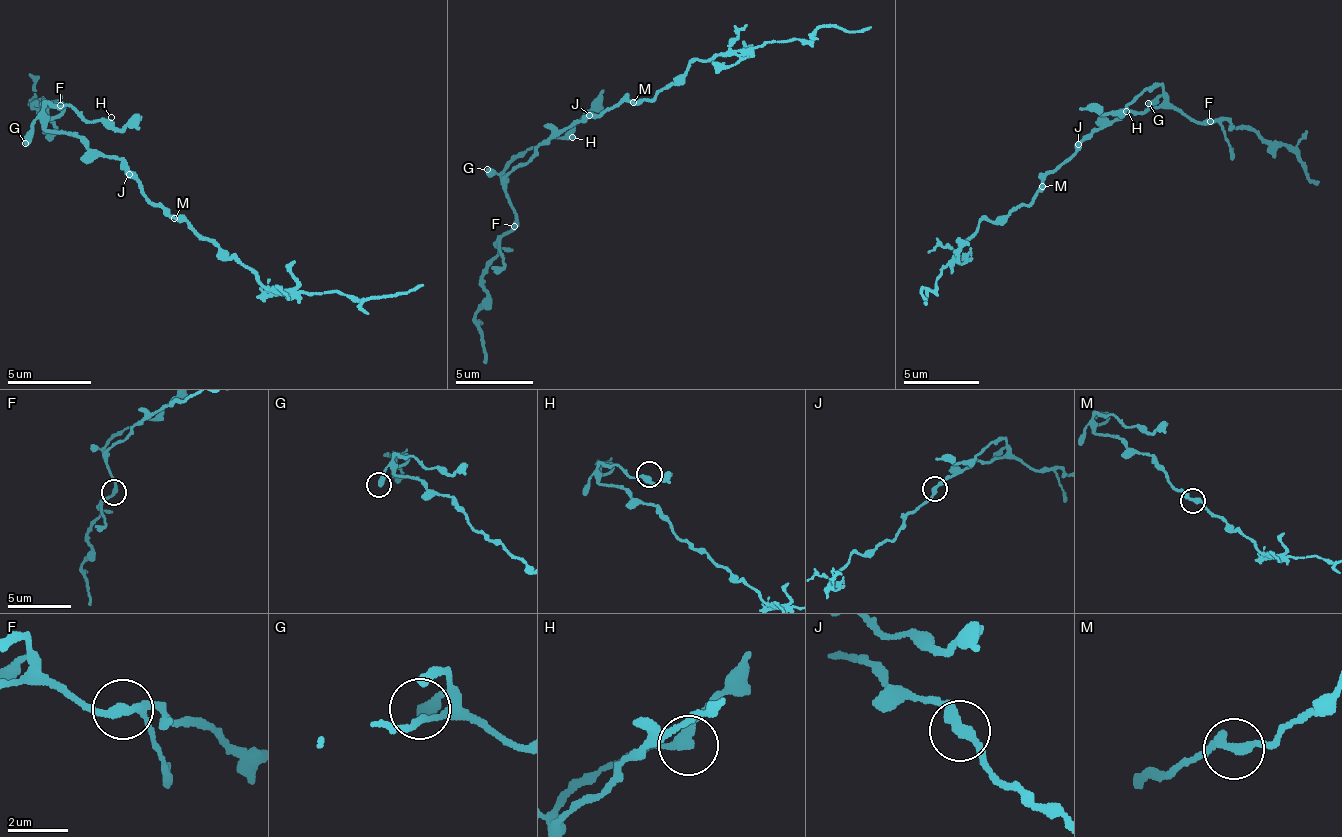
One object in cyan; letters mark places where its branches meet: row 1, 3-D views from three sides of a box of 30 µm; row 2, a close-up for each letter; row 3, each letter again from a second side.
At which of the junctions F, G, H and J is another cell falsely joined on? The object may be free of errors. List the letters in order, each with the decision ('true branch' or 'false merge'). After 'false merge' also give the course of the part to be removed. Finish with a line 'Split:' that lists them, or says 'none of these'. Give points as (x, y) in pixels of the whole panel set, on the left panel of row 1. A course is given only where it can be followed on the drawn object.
F: true branch
G: true branch
H: true branch
J: false merge; foreign part runs (128, 174), (194, 233), (236, 263), (248, 264), (264, 284), (362, 300), (408, 294), (424, 284)
Split: J

